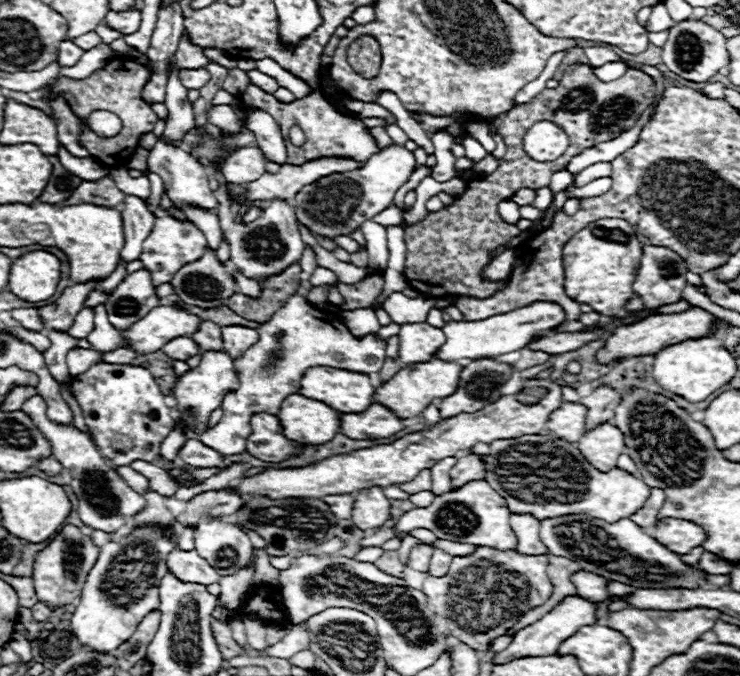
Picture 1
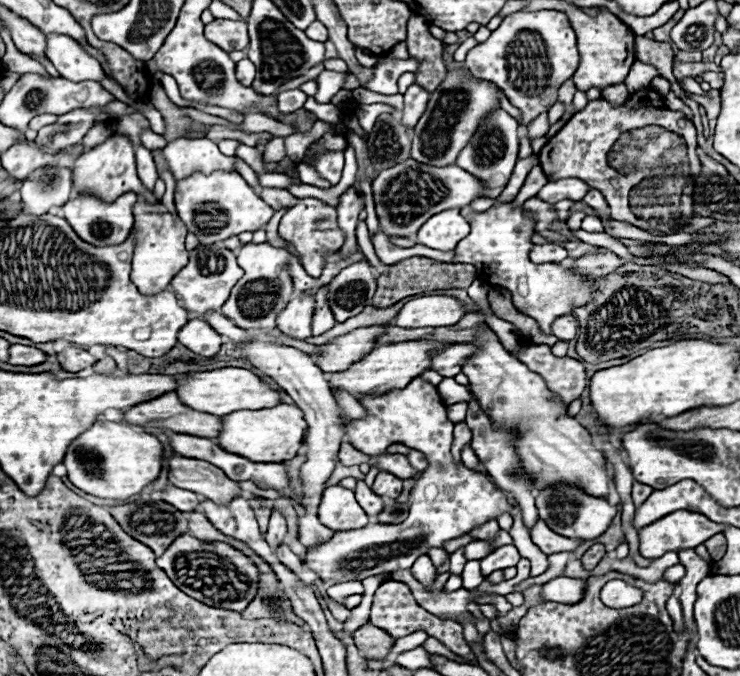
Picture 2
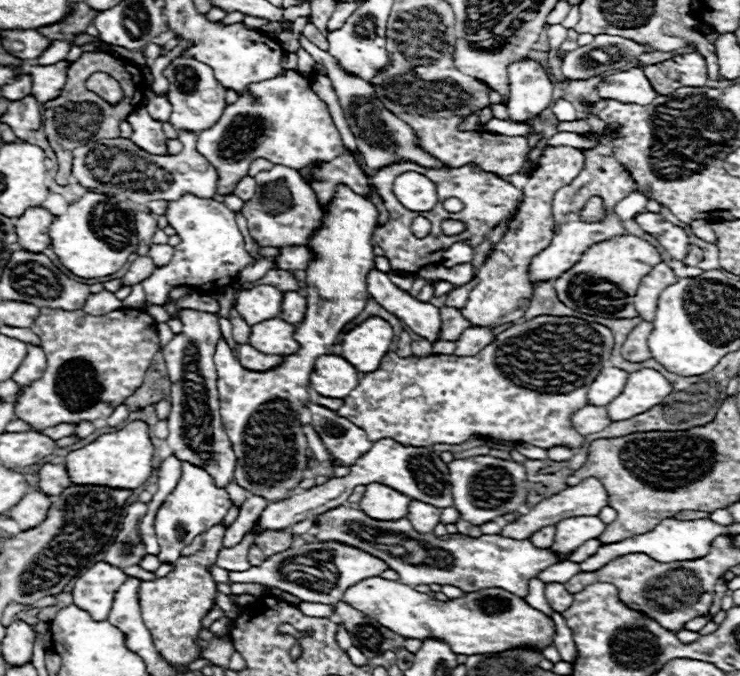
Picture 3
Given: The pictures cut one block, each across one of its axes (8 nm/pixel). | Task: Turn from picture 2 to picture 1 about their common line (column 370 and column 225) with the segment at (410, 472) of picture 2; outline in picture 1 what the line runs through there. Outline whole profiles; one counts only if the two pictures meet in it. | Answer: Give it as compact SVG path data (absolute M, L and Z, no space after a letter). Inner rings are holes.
M188 440L178 452L180 460L192 468L224 468L226 460L220 452L204 446L198 440Z

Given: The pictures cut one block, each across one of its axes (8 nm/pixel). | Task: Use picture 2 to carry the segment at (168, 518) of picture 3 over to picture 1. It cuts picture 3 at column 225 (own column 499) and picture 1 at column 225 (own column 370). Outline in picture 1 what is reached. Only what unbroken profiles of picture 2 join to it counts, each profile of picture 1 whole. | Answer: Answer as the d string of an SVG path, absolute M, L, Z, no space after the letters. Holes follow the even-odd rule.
M302 272L302 288L296 296L292 296L274 316L264 322L258 332L258 342L248 348L240 358L236 358L236 372L240 374L240 388L228 392L222 402L222 420L208 428L202 434L202 442L208 444L216 452L224 452L224 456L242 454L246 450L246 438L252 432L250 418L254 414L278 414L280 404L286 396L296 394L302 388L302 378L306 370L314 366L330 366L330 368L348 368L352 372L378 372L386 358L384 340L376 340L374 334L364 338L354 338L350 330L330 312L316 310L308 302L308 290L312 288L308 278L310 274ZM220 520L200 522L194 530L196 552L216 568L220 576L230 576L240 570L252 556L250 538L236 528Z

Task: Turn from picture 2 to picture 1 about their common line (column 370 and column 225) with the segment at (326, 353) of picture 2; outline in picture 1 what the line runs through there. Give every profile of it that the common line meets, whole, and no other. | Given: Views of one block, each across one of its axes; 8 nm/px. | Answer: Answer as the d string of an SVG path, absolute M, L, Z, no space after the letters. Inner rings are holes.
M222 326L222 336L224 336L224 350L230 352L232 358L242 356L246 348L256 344L258 340L258 332L246 326Z

